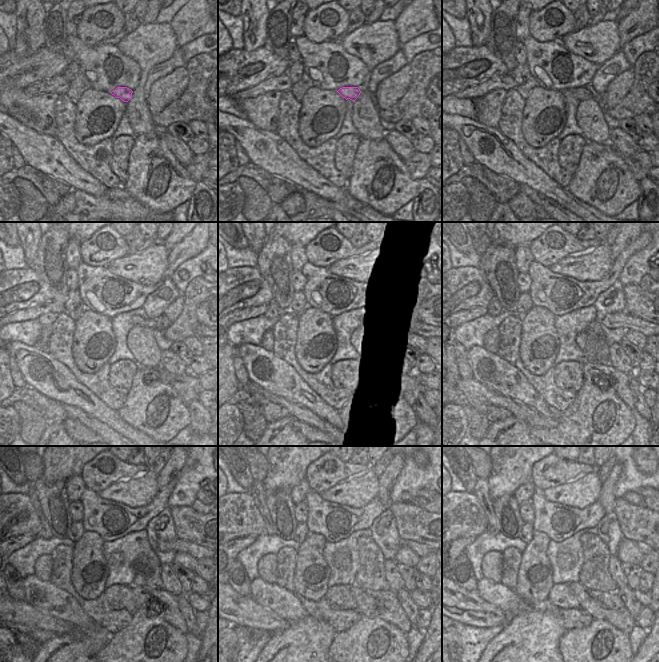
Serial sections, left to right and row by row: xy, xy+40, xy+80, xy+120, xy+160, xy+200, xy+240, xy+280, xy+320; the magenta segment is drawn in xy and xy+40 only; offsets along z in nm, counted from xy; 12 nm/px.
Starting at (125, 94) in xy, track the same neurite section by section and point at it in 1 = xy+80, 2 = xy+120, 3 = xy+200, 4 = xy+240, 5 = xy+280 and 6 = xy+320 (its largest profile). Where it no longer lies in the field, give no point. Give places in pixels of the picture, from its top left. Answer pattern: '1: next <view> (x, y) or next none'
1: next xy+80 (581, 93)
2: next xy+120 (136, 319)
3: next xy+200 (623, 320)
4: next xy+240 (197, 551)
5: next xy+280 (421, 550)
6: next xy+320 (644, 548)

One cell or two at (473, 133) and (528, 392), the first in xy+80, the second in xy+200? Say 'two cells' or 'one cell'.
one cell

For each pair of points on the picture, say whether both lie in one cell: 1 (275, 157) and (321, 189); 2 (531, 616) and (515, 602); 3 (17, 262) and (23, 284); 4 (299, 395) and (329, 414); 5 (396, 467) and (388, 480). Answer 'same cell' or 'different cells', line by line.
1: same cell
2: different cells
3: different cells
4: same cell
5: same cell

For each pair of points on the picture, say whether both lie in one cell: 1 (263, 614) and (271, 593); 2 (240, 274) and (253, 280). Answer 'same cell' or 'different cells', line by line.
1: different cells
2: same cell

